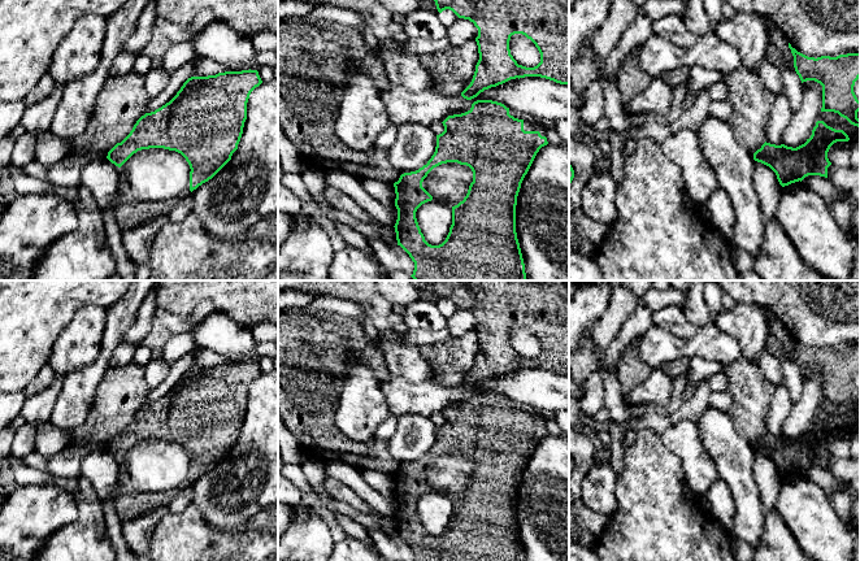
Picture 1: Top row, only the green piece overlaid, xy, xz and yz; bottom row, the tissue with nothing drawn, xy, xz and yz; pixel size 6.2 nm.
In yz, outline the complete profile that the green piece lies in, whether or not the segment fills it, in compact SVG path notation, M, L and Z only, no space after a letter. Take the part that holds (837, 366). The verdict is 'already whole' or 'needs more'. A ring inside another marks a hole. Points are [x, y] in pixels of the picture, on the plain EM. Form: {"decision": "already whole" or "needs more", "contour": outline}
{"decision": "already whole", "contour": "M790 334L789 339L802 374L815 371L822 377L821 403L838 404L851 416L860 418L860 392L854 383L855 373L860 369L860 344L815 349L798 343Z"}

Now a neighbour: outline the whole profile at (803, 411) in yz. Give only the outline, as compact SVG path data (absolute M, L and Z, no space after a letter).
M815 371L802 374L803 390L800 397L782 425L782 432L787 438L796 439L804 435L816 417L817 406L822 399L822 377Z

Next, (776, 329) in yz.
M766 318L766 322L766 334L772 335L779 343L782 356L795 361L794 347L791 344L791 340L789 339L789 332L786 331L785 326L777 318Z

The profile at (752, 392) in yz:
M737 360L725 366L733 404L726 410L737 431L753 445L766 432L766 414L776 386L756 364Z

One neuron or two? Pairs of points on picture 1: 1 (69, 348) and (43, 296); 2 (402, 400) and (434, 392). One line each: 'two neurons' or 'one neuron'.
1: two neurons
2: one neuron

